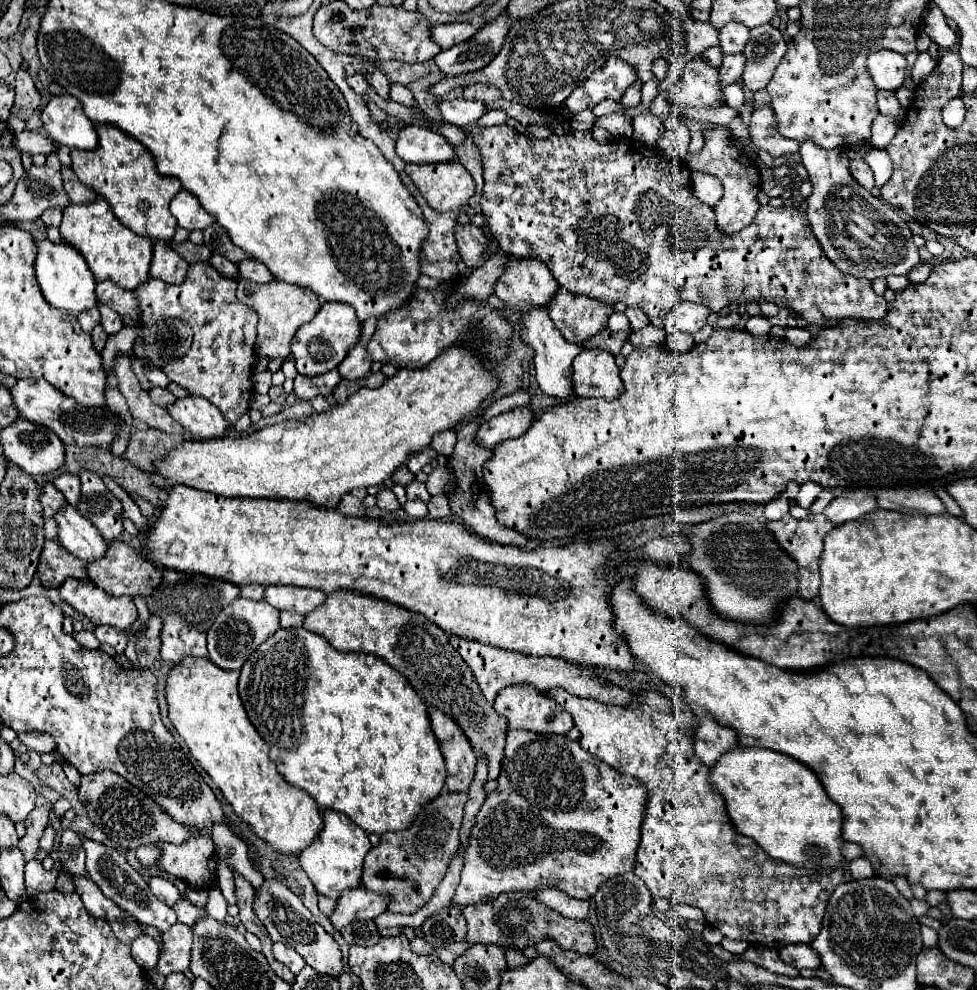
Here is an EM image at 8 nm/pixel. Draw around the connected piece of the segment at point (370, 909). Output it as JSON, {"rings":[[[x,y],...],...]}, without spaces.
{"rings":[[[365,887],[347,889],[343,897],[339,897],[335,913],[331,915],[331,923],[337,931],[357,919],[375,919],[383,911],[387,911],[389,897],[383,893],[375,893]]]}

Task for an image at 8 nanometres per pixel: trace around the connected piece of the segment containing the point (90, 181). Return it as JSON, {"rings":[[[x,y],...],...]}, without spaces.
{"rings":[[[97,125],[97,133],[99,147],[95,151],[71,151],[73,171],[79,181],[101,195],[111,205],[115,217],[137,235],[149,237],[153,241],[171,241],[177,221],[169,211],[169,203],[179,193],[181,183],[175,177],[161,177],[155,171],[155,163],[147,149],[113,125]]]}

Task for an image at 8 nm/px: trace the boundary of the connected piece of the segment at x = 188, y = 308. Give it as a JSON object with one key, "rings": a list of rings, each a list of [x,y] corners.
{"rings":[[[203,263],[189,267],[183,285],[167,285],[151,277],[147,283],[135,289],[141,305],[143,325],[151,325],[165,317],[177,317],[187,321],[193,329],[193,345],[189,353],[179,361],[171,361],[163,369],[165,375],[193,395],[201,395],[217,405],[231,425],[249,409],[249,399],[253,395],[251,361],[255,361],[257,337],[257,313],[239,303],[235,289],[235,279],[225,279],[211,265]]]}

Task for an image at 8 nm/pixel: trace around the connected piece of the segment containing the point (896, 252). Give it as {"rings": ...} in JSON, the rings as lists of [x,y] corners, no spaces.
{"rings":[[[813,141],[801,143],[799,149],[801,163],[809,173],[809,179],[813,183],[813,193],[807,197],[807,217],[811,223],[811,229],[823,249],[823,253],[831,259],[831,263],[847,275],[853,275],[857,279],[873,281],[877,277],[889,277],[889,275],[905,275],[915,265],[919,265],[919,249],[913,243],[913,235],[909,225],[899,217],[895,209],[885,205],[881,199],[873,197],[867,189],[859,187],[857,181],[853,181],[849,169],[847,169],[847,153],[841,149],[819,149]]]}

